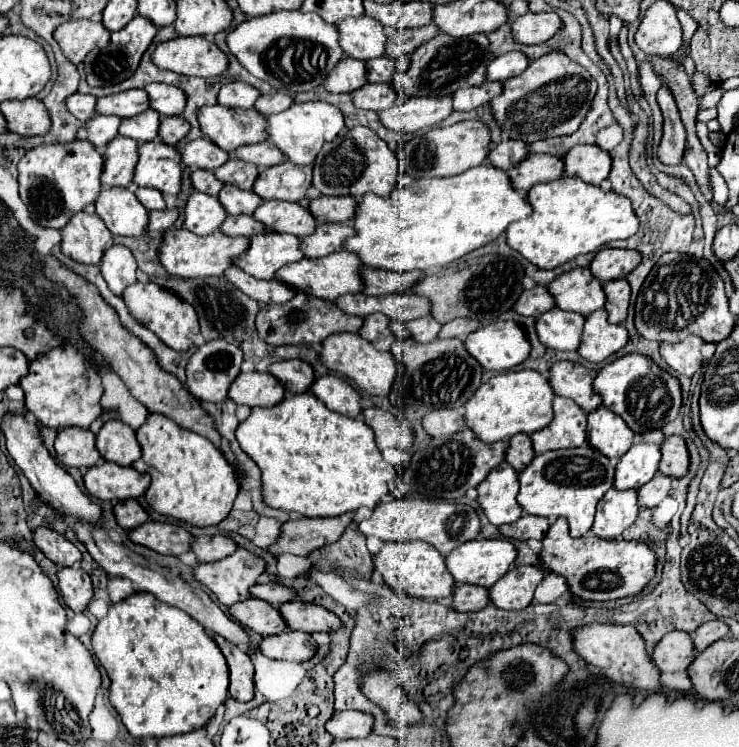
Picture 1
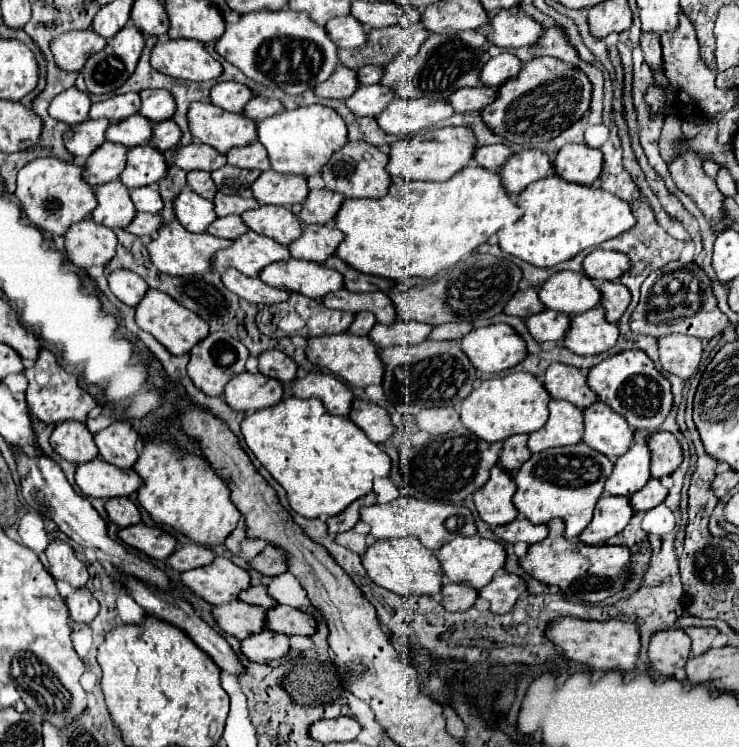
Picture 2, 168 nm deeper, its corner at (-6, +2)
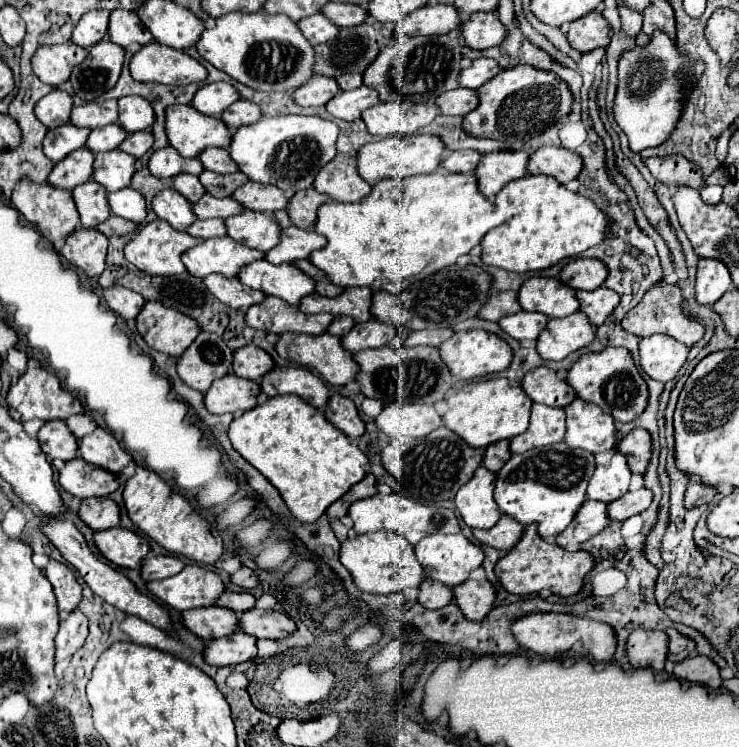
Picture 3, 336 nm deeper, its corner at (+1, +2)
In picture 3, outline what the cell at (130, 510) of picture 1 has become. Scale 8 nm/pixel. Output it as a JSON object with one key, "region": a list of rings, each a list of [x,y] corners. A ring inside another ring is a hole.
{"region":[[[107,497],[83,499],[79,507],[79,519],[93,531],[103,531],[119,525],[119,507]]]}

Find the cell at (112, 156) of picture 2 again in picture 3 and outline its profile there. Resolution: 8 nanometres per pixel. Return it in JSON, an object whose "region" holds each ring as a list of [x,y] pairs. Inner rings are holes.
{"region":[[[81,147],[73,151],[69,157],[65,157],[63,161],[55,163],[53,171],[47,177],[47,183],[53,187],[71,191],[77,185],[91,179],[93,161],[95,161],[95,153],[91,153],[87,147]]]}

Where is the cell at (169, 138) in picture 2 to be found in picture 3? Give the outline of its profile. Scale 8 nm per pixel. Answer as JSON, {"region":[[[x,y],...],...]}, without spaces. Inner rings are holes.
{"region":[[[137,131],[137,133],[131,133],[125,137],[125,141],[119,145],[121,151],[133,155],[135,159],[141,159],[153,145],[153,135],[151,131]]]}

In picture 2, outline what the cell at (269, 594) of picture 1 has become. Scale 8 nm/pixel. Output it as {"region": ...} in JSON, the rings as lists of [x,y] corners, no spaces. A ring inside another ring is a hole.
{"region":[[[266,585],[248,587],[244,593],[240,593],[240,597],[238,597],[238,599],[240,599],[240,601],[244,601],[244,603],[250,603],[250,605],[262,605],[262,607],[266,607],[266,609],[270,609],[270,607],[274,607],[274,605],[276,605],[276,601],[268,595]]]}

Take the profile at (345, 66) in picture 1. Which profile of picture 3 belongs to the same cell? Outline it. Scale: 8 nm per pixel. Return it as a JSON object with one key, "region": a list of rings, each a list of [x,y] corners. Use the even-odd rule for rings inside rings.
{"region":[[[313,75],[305,85],[297,87],[297,91],[293,91],[291,97],[301,107],[319,107],[325,105],[337,93],[339,93],[339,85],[333,77]]]}

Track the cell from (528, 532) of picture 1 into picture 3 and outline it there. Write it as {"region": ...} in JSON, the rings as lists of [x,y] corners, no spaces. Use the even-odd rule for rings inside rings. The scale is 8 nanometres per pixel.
{"region":[[[501,515],[491,529],[475,529],[473,537],[483,545],[495,547],[499,551],[509,551],[513,549],[513,545],[517,545],[521,533],[523,533],[523,525],[519,521],[515,521],[509,515]]]}

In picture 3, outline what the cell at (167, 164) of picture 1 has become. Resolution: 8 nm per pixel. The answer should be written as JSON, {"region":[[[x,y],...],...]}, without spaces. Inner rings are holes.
{"region":[[[119,149],[97,153],[93,163],[93,181],[103,185],[107,191],[119,191],[129,187],[131,177],[135,173],[135,157],[121,153]]]}

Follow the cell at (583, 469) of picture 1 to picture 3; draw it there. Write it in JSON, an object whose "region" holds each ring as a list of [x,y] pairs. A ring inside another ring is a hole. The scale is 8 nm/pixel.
{"region":[[[553,443],[531,449],[521,455],[511,455],[495,479],[495,503],[503,513],[515,517],[519,523],[537,523],[537,533],[553,541],[575,517],[585,501],[589,477],[593,475],[595,459],[589,451]]]}

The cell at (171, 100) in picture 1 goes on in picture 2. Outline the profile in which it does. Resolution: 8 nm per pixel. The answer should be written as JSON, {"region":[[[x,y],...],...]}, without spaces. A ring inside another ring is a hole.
{"region":[[[146,89],[140,93],[140,97],[142,107],[138,113],[154,123],[172,119],[172,113],[176,113],[176,101],[172,93],[168,93],[168,89]]]}

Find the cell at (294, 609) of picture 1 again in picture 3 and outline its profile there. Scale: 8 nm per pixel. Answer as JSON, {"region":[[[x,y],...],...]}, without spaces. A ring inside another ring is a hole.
{"region":[[[249,609],[239,615],[239,629],[255,639],[285,639],[295,631],[295,623],[279,611]]]}

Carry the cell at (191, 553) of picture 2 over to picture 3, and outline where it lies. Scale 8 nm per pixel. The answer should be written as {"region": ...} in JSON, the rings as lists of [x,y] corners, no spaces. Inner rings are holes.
{"region":[[[147,555],[141,563],[141,579],[153,581],[153,579],[165,579],[169,575],[177,575],[183,569],[183,561],[179,561],[173,555]]]}

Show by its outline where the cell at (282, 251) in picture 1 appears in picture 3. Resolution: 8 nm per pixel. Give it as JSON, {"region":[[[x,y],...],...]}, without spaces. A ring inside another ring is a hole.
{"region":[[[215,237],[199,243],[181,255],[183,265],[195,277],[207,277],[219,273],[223,277],[235,277],[245,263],[263,259],[263,253],[235,243],[231,237]]]}

